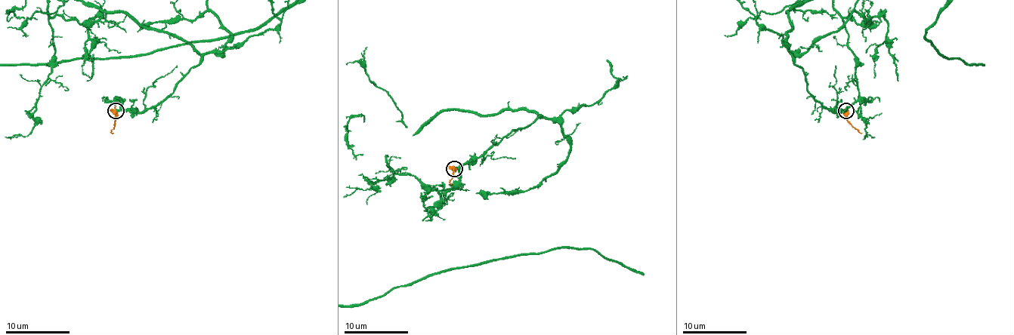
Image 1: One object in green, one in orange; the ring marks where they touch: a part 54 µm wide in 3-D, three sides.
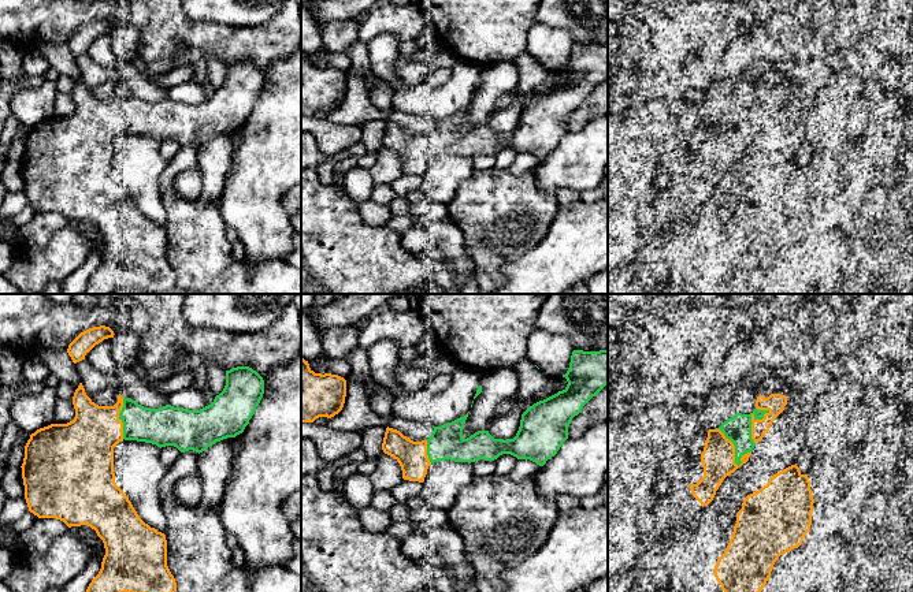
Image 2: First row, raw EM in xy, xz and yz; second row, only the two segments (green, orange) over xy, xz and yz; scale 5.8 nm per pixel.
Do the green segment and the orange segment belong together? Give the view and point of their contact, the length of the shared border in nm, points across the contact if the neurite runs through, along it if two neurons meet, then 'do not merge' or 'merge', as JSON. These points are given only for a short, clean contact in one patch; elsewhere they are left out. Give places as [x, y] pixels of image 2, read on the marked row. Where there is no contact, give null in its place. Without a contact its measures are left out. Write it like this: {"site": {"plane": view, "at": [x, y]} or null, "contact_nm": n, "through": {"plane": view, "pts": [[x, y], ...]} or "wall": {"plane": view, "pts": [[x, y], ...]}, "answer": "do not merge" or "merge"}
{"site": {"plane": "yz", "at": [750, 423]}, "contact_nm": 220, "answer": "merge"}

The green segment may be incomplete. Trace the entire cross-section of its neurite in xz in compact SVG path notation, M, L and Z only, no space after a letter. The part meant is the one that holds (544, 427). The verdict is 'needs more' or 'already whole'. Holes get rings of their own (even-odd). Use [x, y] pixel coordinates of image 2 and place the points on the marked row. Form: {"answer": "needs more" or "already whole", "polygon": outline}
{"answer": "needs more", "polygon": "M574 350L569 368L563 377L568 384L563 391L539 401L530 406L520 420L520 427L513 439L494 439L489 431L478 431L470 438L463 438L463 429L468 413L452 422L433 427L434 431L428 440L413 442L400 431L386 428L382 450L393 457L401 466L402 479L423 483L431 463L450 459L454 462L475 462L479 459L494 461L502 454L511 454L517 459L530 459L543 466L548 459L554 457L563 443L568 439L568 427L583 406L608 384L608 350L583 351Z"}

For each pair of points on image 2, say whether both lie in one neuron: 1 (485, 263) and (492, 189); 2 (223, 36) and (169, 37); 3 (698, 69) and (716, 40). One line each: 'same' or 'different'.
1: same
2: same
3: different

